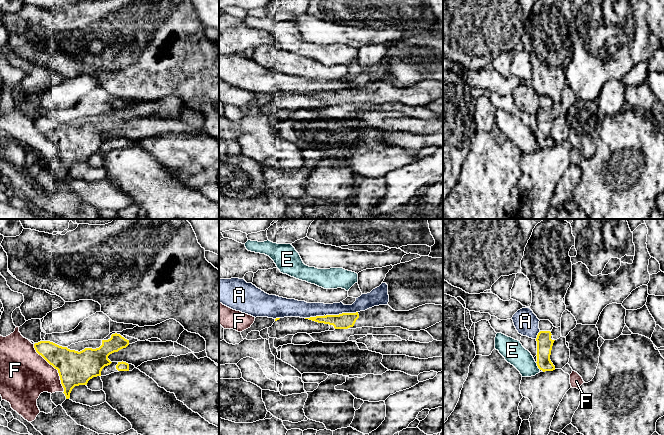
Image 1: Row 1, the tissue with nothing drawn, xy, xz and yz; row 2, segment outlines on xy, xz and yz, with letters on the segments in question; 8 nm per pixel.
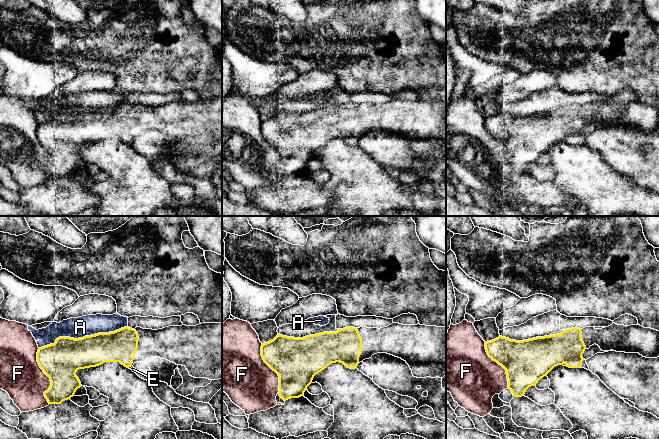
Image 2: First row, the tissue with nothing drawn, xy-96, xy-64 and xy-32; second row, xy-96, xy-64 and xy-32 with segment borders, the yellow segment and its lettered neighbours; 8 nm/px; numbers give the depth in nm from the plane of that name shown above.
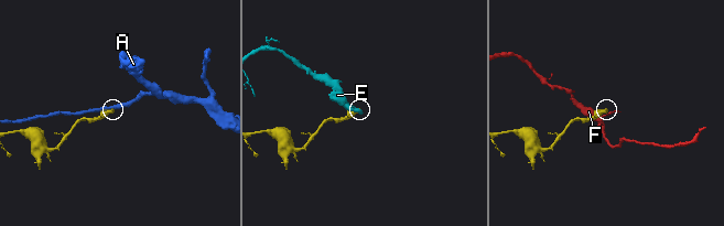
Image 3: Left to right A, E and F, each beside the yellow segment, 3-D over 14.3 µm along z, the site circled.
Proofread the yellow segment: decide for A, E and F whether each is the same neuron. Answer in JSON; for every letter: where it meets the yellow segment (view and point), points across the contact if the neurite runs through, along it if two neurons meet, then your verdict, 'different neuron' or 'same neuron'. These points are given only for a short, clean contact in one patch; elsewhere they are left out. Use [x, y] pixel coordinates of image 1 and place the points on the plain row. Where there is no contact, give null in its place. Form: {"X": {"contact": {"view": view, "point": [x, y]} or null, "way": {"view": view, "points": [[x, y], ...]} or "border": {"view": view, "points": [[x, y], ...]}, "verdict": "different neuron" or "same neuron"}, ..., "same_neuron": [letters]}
{"A": {"contact": {"view": "xz", "point": [331, 91]}, "verdict": "different neuron"}, "E": {"contact": {"view": "yz", "point": [537, 141]}, "border": {"view": "yz", "points": [[535, 138], [540, 145]]}, "verdict": "different neuron"}, "F": {"contact": {"view": "xy", "point": [54, 143]}, "verdict": "different neuron"}, "same_neuron": []}

